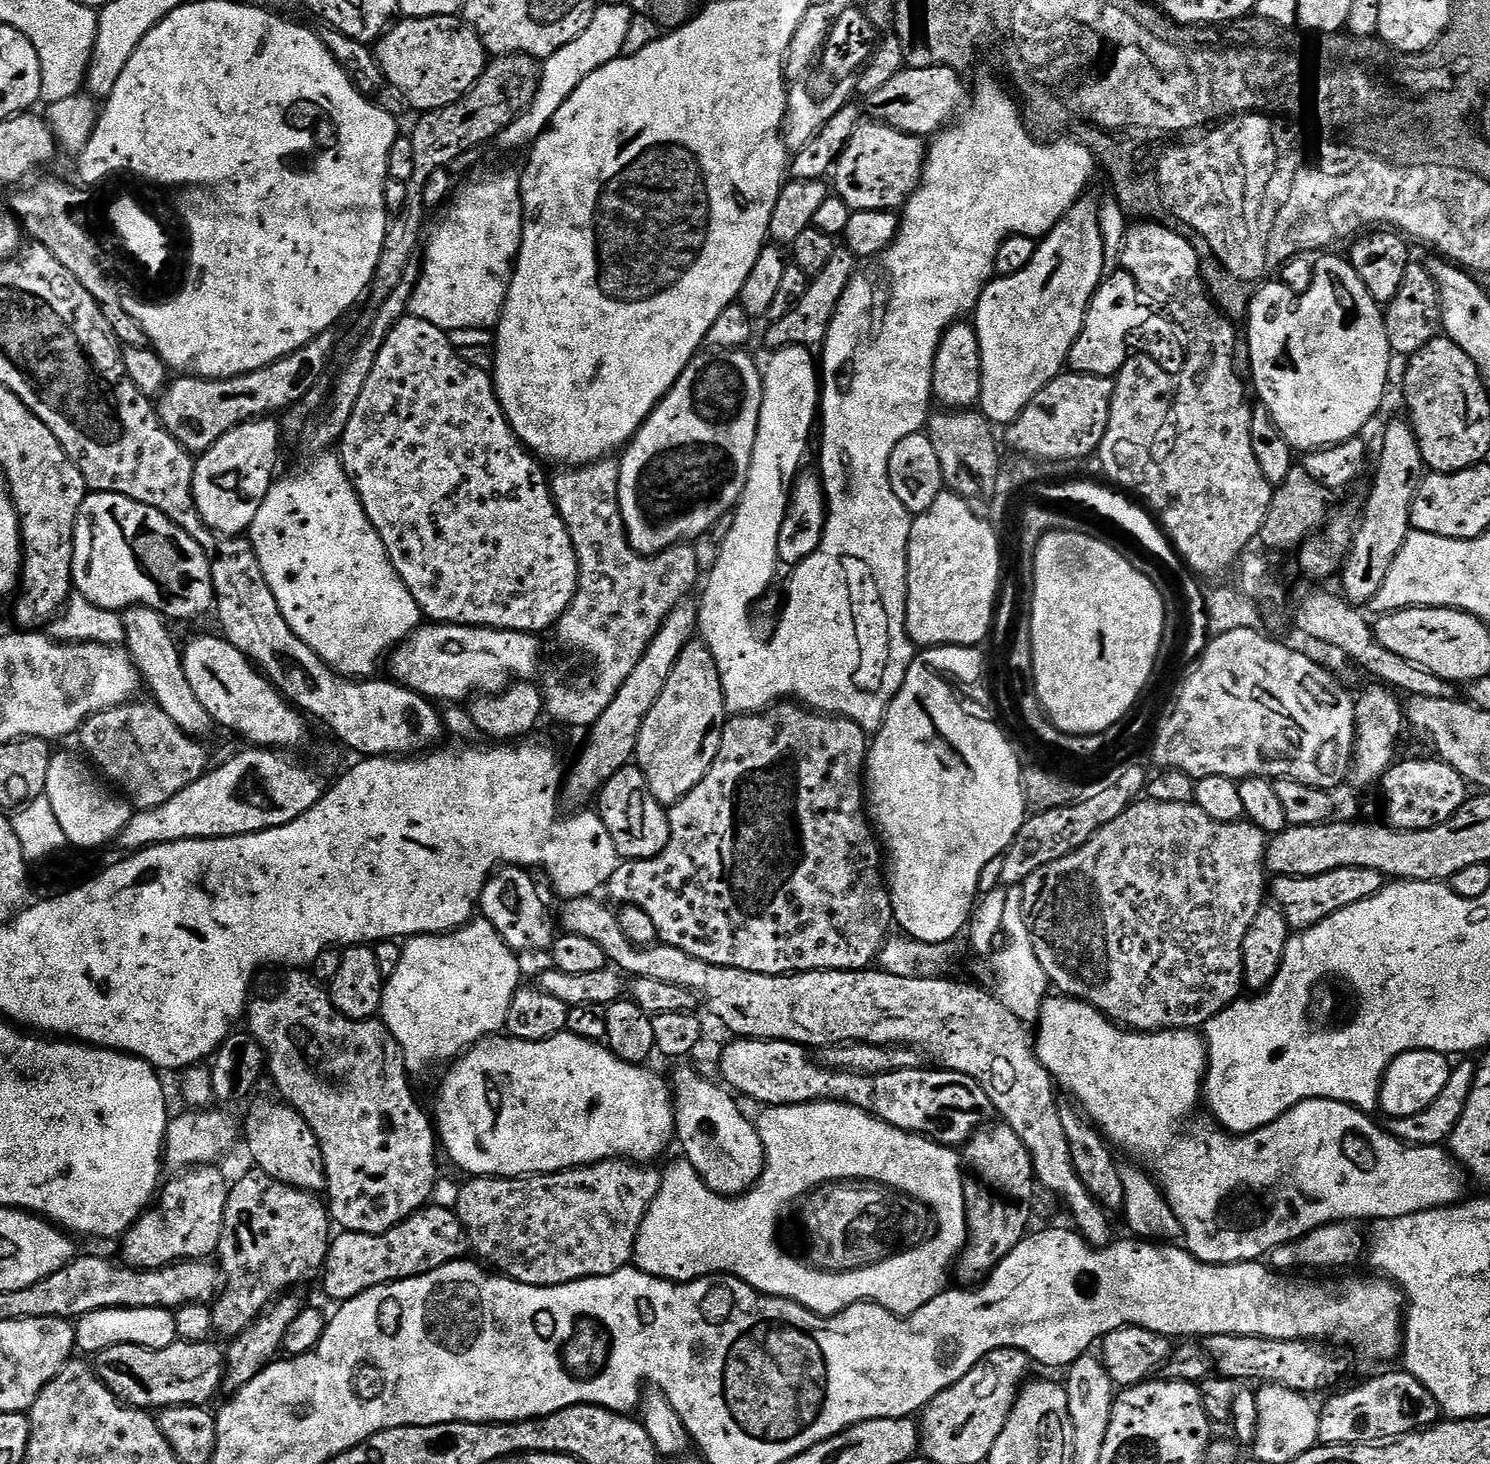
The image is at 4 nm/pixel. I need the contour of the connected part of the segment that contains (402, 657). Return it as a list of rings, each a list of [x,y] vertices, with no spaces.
[[[428,622],[391,649],[386,668],[388,664],[395,683],[433,702],[467,701],[473,694],[503,691],[514,678],[520,682],[531,681],[540,664],[540,644],[536,640],[539,639],[530,632],[501,632],[495,628]]]

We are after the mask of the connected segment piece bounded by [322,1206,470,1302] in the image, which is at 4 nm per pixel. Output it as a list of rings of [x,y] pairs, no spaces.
[[[451,1207],[423,1208],[386,1234],[358,1234],[340,1230],[331,1237],[324,1259],[324,1292],[335,1302],[358,1298],[358,1294],[374,1286],[430,1274],[450,1262],[465,1259],[469,1252],[468,1234]]]

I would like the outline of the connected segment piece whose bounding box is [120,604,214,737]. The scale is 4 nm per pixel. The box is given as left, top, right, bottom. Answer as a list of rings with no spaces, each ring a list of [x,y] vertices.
[[[136,604],[133,608],[125,608],[120,621],[124,627],[124,644],[126,651],[132,658],[136,669],[140,671],[141,681],[149,688],[151,699],[160,705],[161,710],[170,714],[170,718],[183,732],[189,736],[199,737],[200,732],[208,732],[214,728],[214,721],[194,698],[194,690],[190,690],[190,682],[186,682],[186,670],[181,645],[176,645],[172,637],[169,621],[158,610]]]

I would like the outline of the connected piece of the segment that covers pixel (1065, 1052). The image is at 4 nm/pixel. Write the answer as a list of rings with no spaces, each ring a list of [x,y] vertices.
[[[1063,994],[1053,995],[1044,1001],[1038,1019],[1038,1027],[1034,1032],[1034,1047],[1036,1056],[1041,1066],[1052,1075],[1053,1081],[1061,1089],[1069,1092],[1069,1097],[1074,1098],[1089,1116],[1092,1117],[1096,1127],[1104,1133],[1105,1137],[1117,1149],[1129,1152],[1151,1175],[1160,1186],[1160,1191],[1172,1207],[1172,1213],[1178,1218],[1182,1229],[1182,1240],[1194,1258],[1198,1258],[1207,1264],[1246,1264],[1259,1261],[1267,1257],[1278,1246],[1289,1244],[1291,1240],[1302,1238],[1314,1230],[1318,1230],[1327,1224],[1339,1224],[1341,1222],[1375,1222],[1378,1220],[1393,1220],[1402,1218],[1406,1214],[1418,1214],[1435,1208],[1449,1208],[1451,1204],[1459,1204],[1469,1195],[1468,1184],[1470,1177],[1464,1171],[1444,1146],[1418,1146],[1417,1144],[1405,1144],[1404,1141],[1392,1136],[1383,1127],[1380,1128],[1372,1121],[1373,1117],[1367,1112],[1359,1112],[1357,1108],[1351,1108],[1349,1104],[1343,1104],[1337,1100],[1303,1100],[1298,1106],[1286,1110],[1282,1118],[1268,1124],[1256,1132],[1233,1135],[1225,1132],[1215,1120],[1192,1120],[1196,1107],[1202,1104],[1202,1081],[1208,1072],[1208,1046],[1199,1031],[1186,1028],[1174,1028],[1166,1032],[1134,1032],[1119,1024],[1115,1020],[1109,1020],[1104,1013],[1090,1006],[1084,1000],[1074,1000],[1071,996]]]

